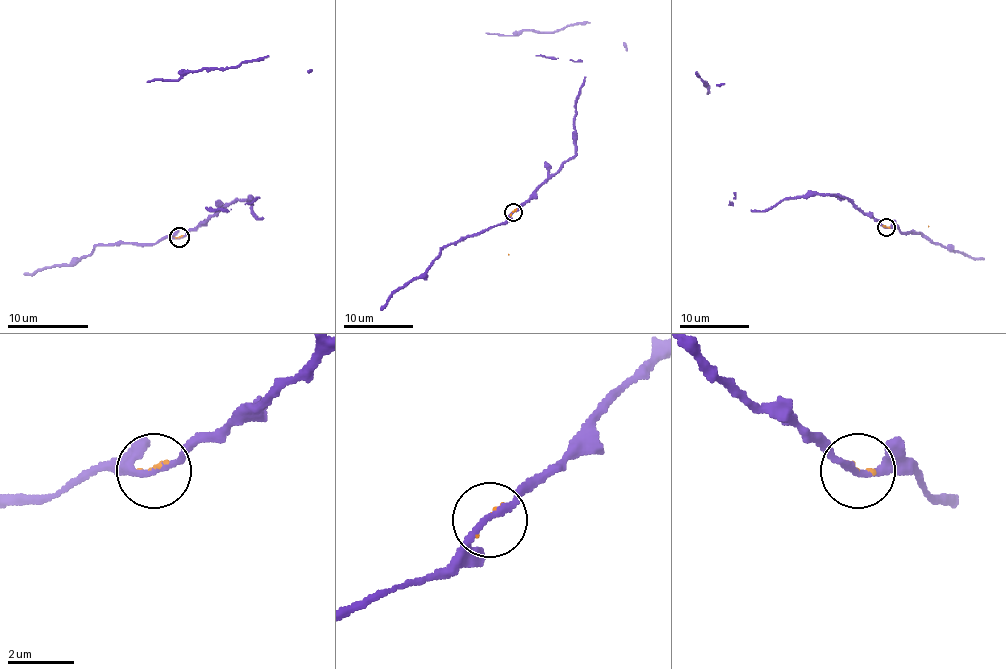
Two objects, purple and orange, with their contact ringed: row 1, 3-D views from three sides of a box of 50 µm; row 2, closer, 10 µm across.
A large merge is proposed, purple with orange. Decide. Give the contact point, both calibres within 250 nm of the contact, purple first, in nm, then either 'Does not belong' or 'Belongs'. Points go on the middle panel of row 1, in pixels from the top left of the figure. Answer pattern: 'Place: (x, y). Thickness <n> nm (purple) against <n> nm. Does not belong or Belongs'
Place: (513, 212). Thickness 180 nm (purple) against 90 nm. Does not belong

